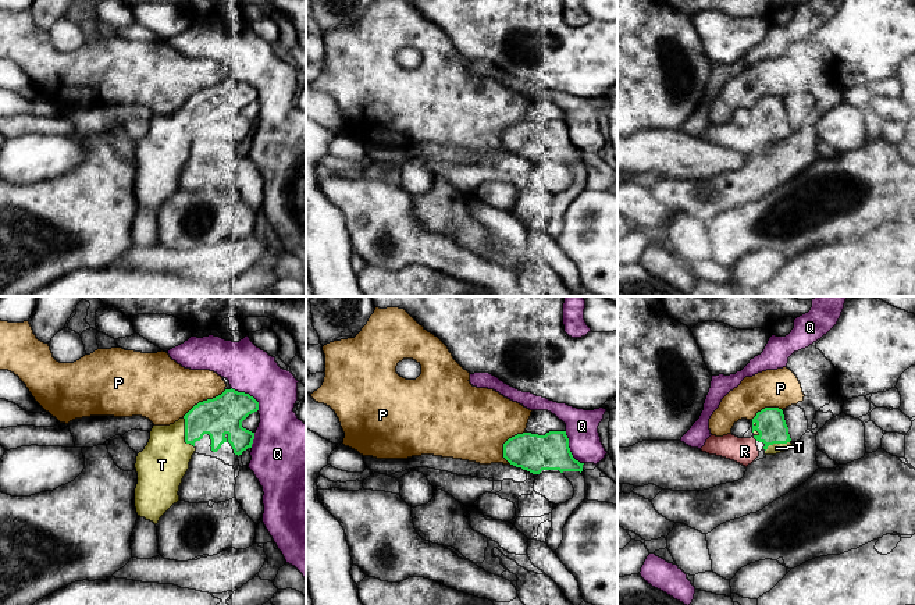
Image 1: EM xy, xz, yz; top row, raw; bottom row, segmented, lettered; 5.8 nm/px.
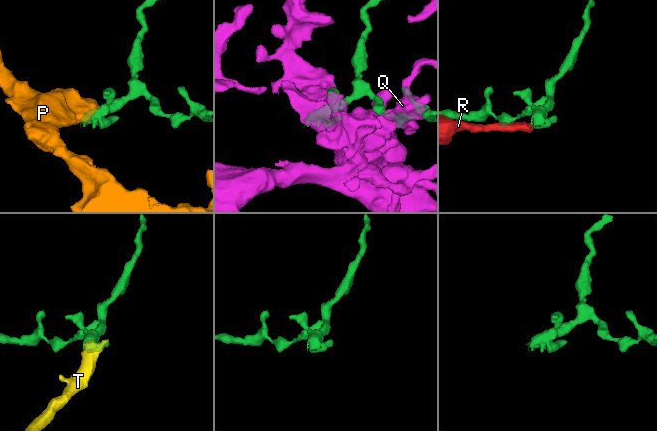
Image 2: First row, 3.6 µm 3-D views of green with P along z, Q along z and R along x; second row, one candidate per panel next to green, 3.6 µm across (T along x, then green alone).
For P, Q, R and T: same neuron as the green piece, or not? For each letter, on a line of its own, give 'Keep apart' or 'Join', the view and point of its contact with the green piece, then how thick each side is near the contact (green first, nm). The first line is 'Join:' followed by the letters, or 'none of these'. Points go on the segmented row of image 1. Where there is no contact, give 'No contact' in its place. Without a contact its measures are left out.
Join: R
P: Keep apart. Touches green at xz (504, 444). Thickness 220 nm (green) against 420 nm
Q: Keep apart. Touches green at xy (248, 394). Thickness 220 nm (green) against 260 nm
R: Join. Touches green at yz (755, 438). Thickness 170 nm (green) against 160 nm
T: Keep apart. Touches green at xy (185, 434). Thickness 220 nm (green) against 280 nm

